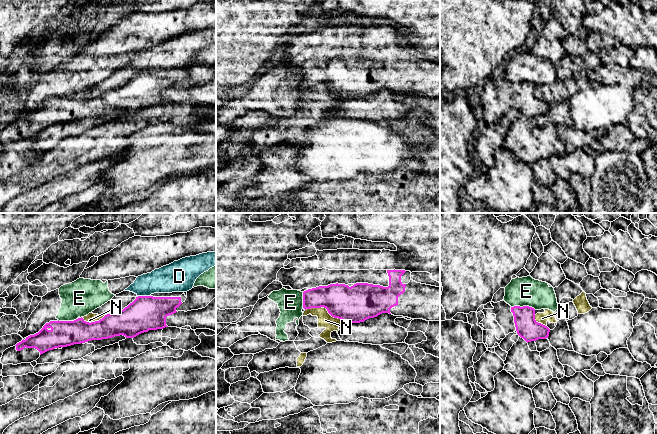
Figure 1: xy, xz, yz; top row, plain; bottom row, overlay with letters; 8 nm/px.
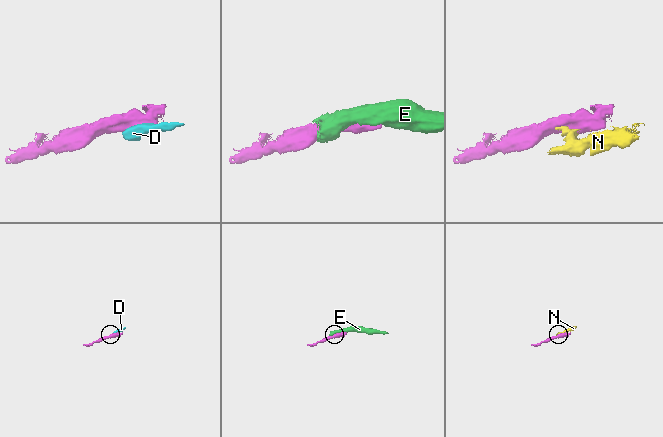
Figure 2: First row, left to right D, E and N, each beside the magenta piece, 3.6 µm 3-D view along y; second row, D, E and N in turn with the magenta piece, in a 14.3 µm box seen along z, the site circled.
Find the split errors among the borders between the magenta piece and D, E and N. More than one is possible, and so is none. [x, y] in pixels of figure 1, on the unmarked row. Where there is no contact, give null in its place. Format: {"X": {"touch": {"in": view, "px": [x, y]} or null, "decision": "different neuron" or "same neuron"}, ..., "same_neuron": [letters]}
{"D": {"touch": {"in": "xy", "px": [144, 72]}, "decision": "different neuron"}, "E": {"touch": {"in": "yz", "px": [523, 82]}, "decision": "different neuron"}, "N": {"touch": {"in": "xy", "px": [93, 98]}, "decision": "different neuron"}, "same_neuron": []}

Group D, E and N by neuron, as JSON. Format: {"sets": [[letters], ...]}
{"sets": [["D", "N"], ["E"]]}

